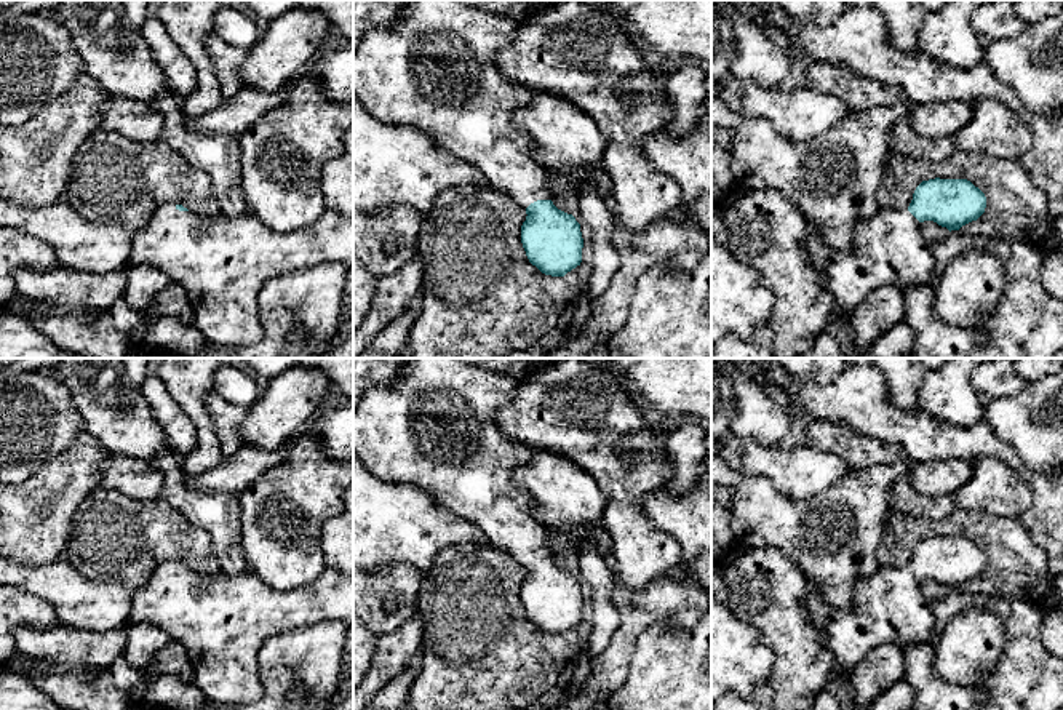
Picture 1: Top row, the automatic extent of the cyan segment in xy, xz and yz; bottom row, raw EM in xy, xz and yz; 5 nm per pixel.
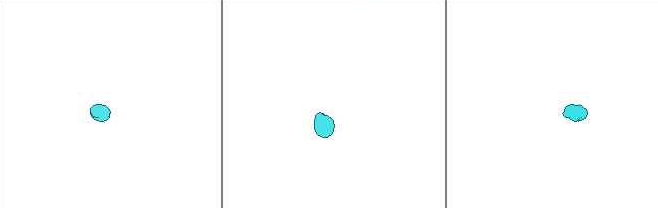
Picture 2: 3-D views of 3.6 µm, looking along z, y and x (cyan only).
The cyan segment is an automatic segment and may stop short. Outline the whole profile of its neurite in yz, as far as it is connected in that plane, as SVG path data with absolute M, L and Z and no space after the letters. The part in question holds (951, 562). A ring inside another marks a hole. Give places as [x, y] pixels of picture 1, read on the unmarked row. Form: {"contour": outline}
{"contour": "M967 537L922 539L906 568L879 566L854 584L850 609L834 609L815 587L807 611L822 628L836 659L836 672L850 675L874 648L898 643L903 649L935 640L935 616L919 588L924 579L959 588L986 566L985 552Z"}

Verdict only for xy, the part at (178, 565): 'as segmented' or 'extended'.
extended

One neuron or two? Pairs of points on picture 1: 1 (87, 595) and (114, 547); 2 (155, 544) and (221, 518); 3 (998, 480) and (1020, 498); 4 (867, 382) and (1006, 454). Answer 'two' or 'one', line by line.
1: two
2: two
3: one
4: one

